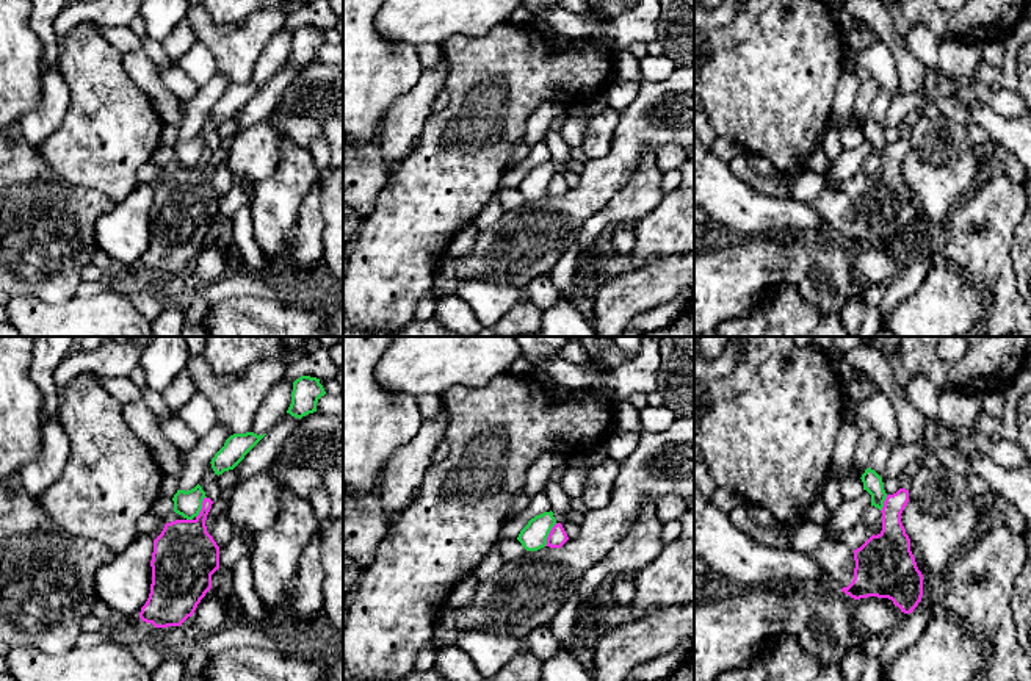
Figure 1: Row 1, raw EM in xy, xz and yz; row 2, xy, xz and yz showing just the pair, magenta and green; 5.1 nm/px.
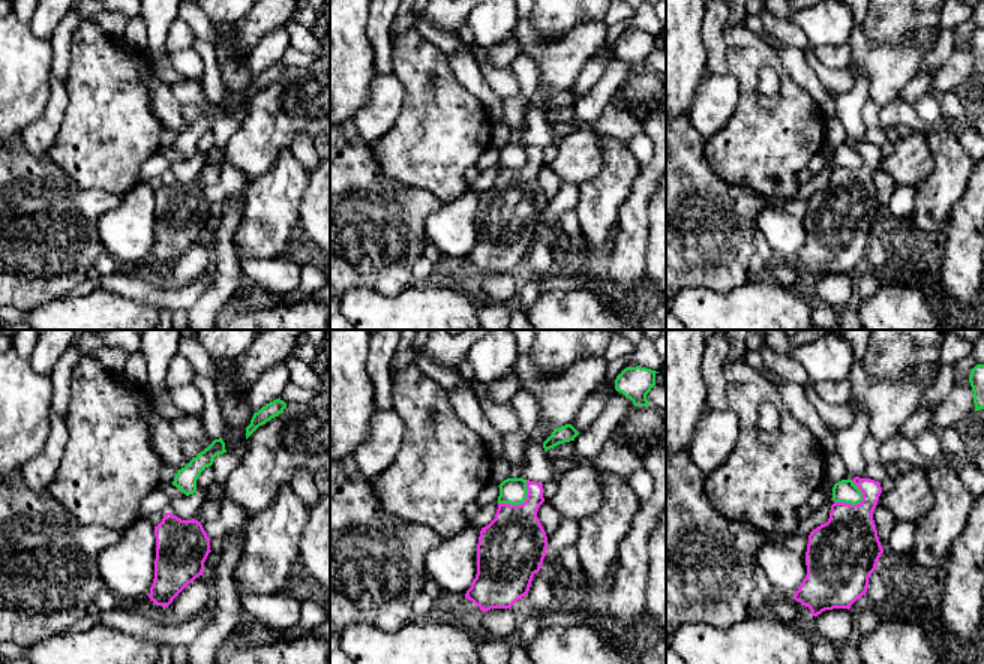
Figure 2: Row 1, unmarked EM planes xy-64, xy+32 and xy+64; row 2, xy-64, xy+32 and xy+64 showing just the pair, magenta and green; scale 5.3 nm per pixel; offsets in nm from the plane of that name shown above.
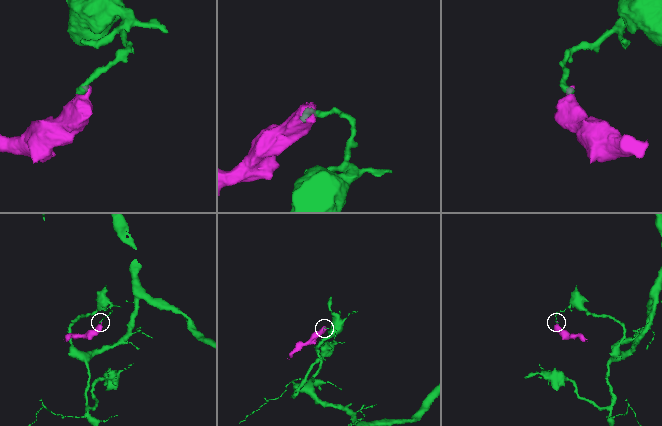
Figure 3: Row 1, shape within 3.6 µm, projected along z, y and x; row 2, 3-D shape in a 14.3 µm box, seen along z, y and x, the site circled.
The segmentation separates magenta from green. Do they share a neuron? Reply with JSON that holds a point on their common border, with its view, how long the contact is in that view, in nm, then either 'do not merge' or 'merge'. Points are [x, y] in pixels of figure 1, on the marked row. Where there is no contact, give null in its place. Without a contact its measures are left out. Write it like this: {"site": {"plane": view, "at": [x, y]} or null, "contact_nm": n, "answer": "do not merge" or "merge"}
{"site": {"plane": "xz", "at": [549, 534]}, "contact_nm": 140, "answer": "do not merge"}

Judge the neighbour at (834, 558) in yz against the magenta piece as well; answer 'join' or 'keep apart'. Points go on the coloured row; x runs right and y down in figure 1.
join

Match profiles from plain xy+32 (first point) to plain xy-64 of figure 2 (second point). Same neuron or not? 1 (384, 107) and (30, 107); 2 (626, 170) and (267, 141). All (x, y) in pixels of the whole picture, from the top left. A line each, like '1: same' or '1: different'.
1: different
2: different

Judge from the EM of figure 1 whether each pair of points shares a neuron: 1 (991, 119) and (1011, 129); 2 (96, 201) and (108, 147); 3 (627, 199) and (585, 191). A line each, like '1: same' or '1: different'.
1: same
2: different
3: different

